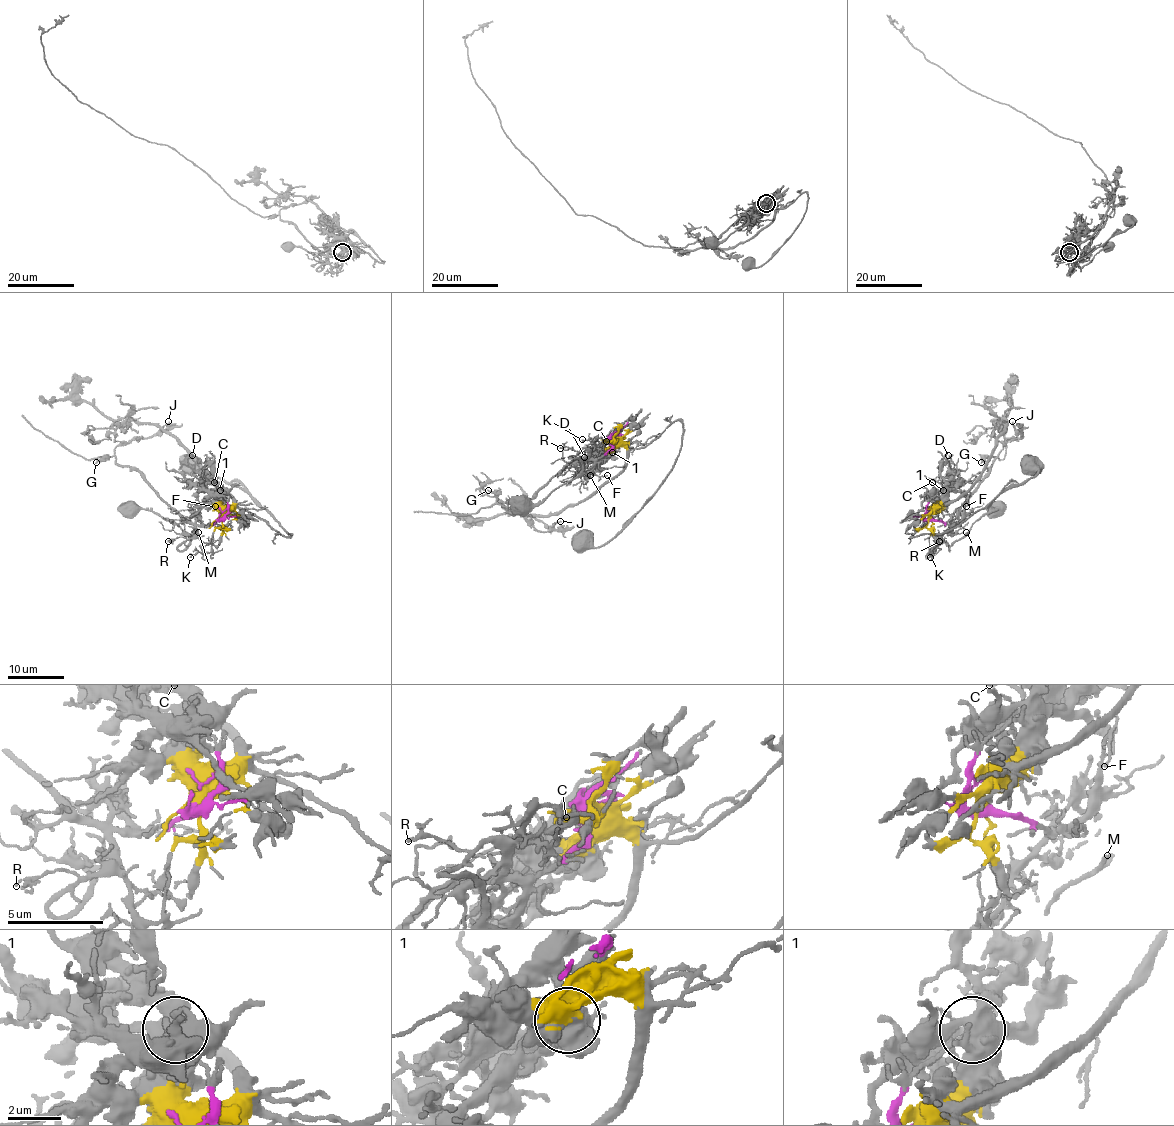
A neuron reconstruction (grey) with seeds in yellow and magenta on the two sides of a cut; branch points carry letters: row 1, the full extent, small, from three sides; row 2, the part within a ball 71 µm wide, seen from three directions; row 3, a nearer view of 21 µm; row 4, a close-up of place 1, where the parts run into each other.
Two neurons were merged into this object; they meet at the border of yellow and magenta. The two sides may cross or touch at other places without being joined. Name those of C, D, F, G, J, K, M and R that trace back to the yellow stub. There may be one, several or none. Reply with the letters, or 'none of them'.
C, D

